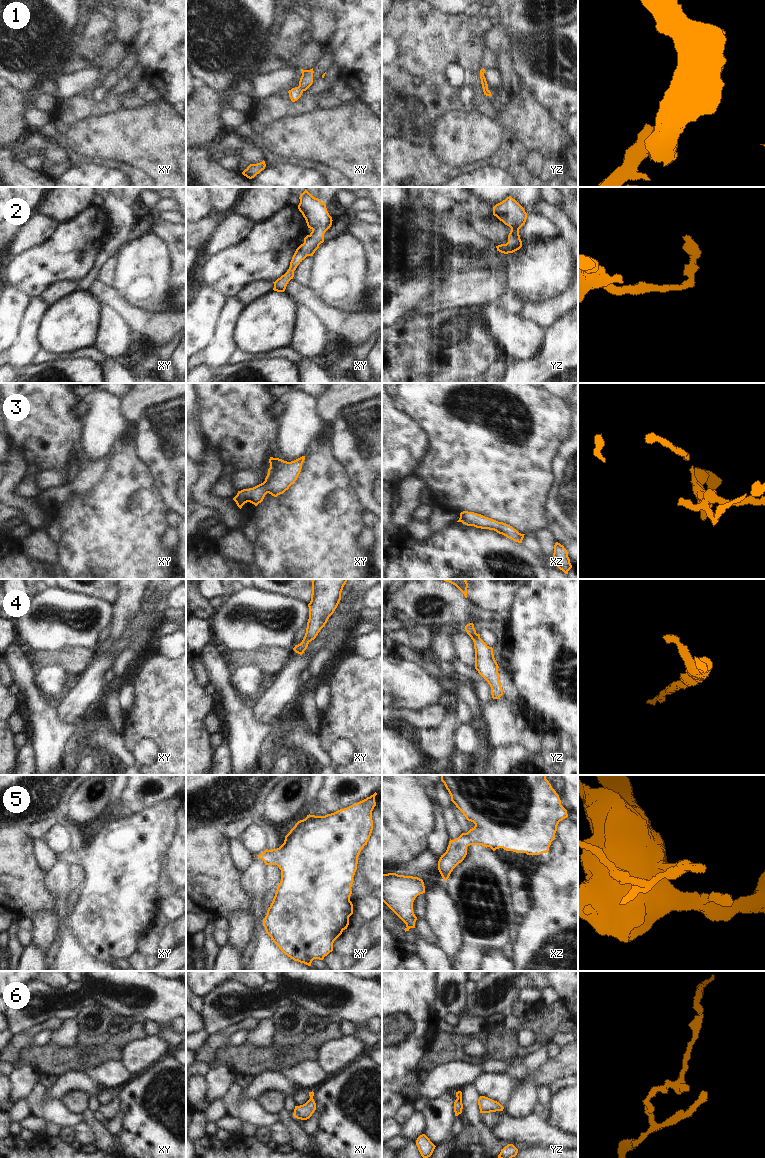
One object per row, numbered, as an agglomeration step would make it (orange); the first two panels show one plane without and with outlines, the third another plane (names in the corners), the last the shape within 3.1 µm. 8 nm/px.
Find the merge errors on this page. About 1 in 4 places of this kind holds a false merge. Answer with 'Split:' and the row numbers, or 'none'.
Split: none

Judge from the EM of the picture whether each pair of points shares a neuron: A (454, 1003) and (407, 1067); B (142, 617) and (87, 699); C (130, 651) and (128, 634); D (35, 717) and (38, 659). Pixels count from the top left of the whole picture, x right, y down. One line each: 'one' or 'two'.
A: two
B: one
C: two
D: two

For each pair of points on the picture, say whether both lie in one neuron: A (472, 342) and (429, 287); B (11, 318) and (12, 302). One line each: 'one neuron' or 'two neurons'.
A: two neurons
B: one neuron

